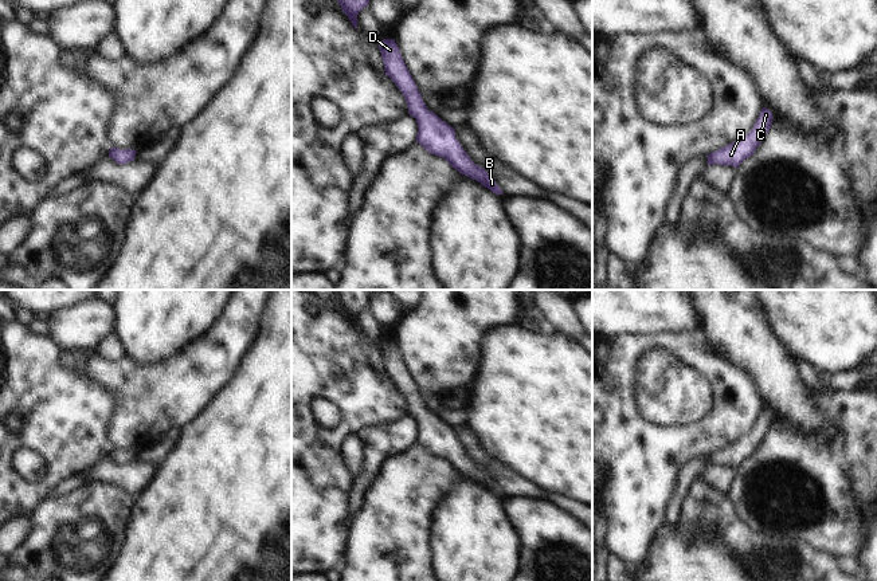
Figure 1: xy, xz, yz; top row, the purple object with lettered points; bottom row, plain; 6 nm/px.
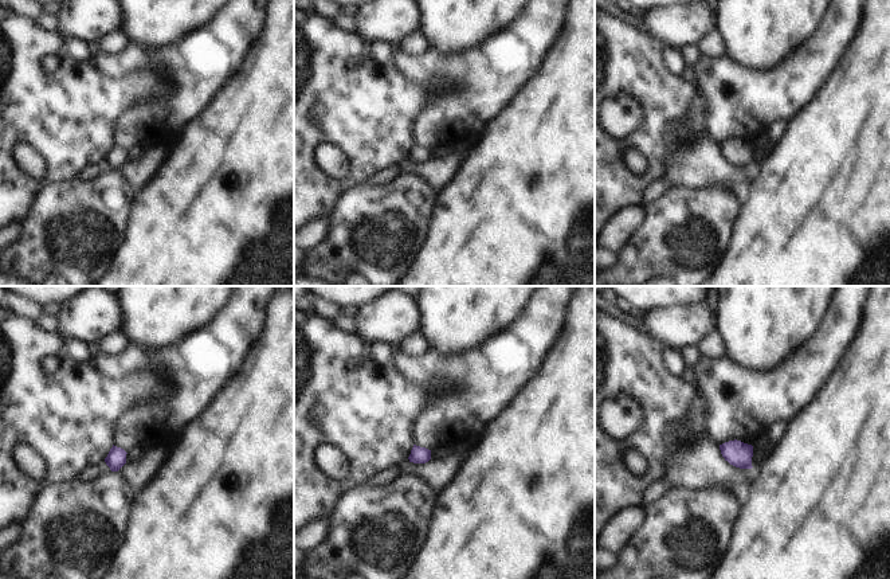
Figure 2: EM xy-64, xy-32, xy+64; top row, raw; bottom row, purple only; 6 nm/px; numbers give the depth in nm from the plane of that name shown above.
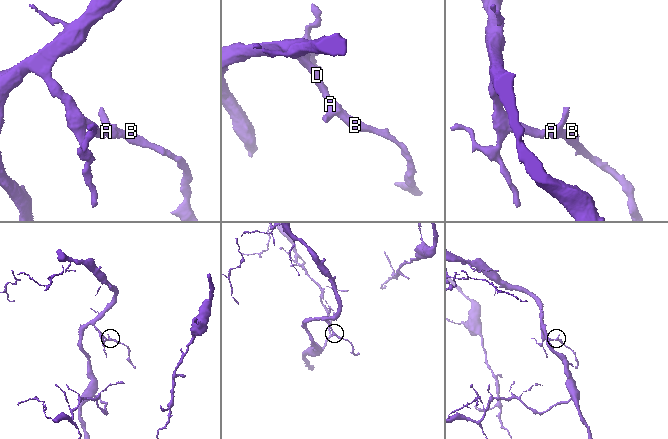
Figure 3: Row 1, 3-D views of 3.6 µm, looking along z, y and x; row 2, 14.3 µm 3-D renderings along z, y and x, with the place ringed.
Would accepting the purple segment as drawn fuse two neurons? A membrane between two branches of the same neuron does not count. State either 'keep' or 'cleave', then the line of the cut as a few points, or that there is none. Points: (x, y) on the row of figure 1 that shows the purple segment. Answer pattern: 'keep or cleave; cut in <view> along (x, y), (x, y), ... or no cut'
keep; no cut

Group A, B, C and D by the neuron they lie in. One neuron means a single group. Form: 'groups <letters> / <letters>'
groups A B C D

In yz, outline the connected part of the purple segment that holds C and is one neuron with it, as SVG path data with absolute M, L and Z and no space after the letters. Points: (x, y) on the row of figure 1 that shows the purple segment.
M763 107L752 130L735 142L708 154L708 165L720 164L737 168L745 158L755 153L756 148L771 129L772 119L772 113Z

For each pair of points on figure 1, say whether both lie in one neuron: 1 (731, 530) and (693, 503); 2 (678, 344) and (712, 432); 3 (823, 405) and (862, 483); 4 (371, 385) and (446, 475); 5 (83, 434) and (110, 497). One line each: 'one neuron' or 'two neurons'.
1: one neuron
2: one neuron
3: one neuron
4: two neurons
5: two neurons

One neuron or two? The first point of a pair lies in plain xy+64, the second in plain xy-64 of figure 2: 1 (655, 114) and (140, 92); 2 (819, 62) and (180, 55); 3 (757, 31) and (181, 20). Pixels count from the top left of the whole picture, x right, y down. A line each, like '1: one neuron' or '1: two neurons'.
1: one neuron
2: one neuron
3: one neuron

